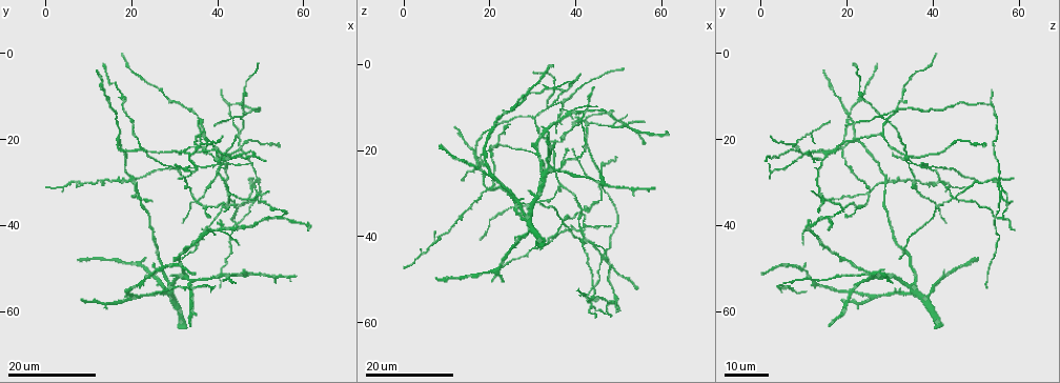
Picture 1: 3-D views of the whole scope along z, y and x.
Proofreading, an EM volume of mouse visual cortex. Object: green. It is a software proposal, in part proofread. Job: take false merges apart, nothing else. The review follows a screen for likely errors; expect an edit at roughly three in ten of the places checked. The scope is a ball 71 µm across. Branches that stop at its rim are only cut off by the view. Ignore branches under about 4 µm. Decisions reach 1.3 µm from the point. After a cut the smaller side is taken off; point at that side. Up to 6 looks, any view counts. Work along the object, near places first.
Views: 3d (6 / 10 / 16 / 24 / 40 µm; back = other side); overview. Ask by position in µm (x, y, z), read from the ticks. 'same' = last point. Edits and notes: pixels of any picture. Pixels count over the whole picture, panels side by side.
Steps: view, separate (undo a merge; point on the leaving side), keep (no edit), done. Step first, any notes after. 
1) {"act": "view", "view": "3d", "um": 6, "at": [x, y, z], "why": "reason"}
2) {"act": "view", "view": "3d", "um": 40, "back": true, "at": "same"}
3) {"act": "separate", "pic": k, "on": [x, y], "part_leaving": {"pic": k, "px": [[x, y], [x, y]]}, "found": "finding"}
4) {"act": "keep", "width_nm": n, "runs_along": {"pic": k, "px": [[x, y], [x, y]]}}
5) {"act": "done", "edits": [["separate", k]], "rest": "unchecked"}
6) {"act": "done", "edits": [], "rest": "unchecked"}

{"act": "view", "view": "3d", "um": 16, "at": [46.5, 50.5, 26.5], "why": "branch point"}

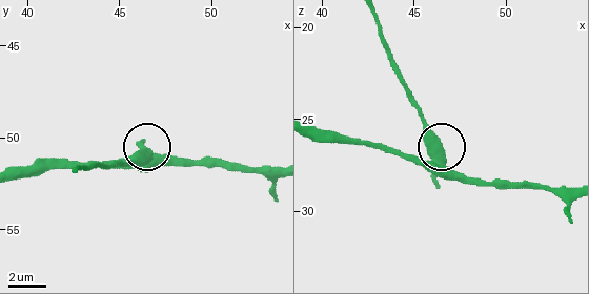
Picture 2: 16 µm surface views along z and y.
{"act": "view", "view": "3d", "um": 6, "at": [46.4, 50.7, 27.0]}

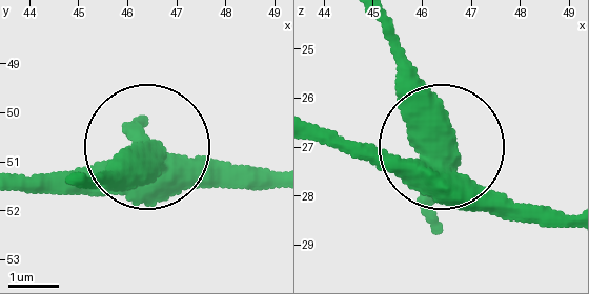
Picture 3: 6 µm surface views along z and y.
{"act": "keep", "width_nm": 440, "found": "one neuron here"}

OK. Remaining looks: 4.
{"act": "view", "view": "3d", "um": 24, "at": [20.0, 30.0, 29.0], "why": "small branch off a trunk"}

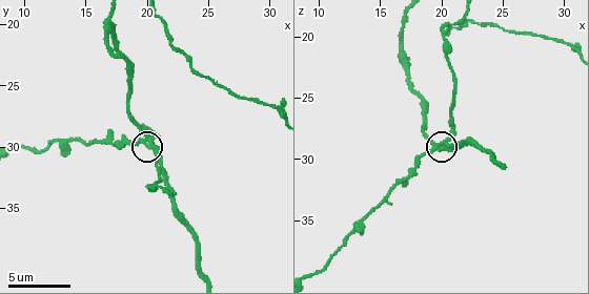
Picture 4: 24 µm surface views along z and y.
{"act": "view", "view": "3d", "um": 10, "at": [19.6, 29.6, 28.8]}

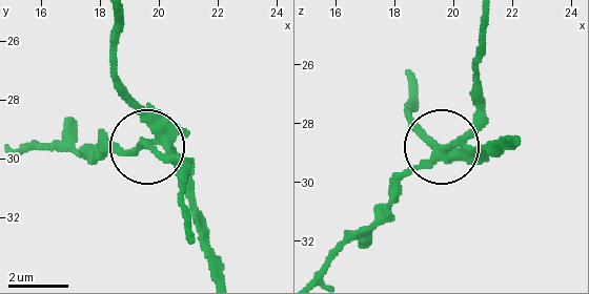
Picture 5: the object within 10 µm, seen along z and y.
{"act": "separate", "pic": 5, "on": [484, 114], "width_nm": 310, "found": "a second neuron is stuck on"}

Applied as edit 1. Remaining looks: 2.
{"act": "done", "edits": [["separate", 5]], "rest": "unchecked"}

